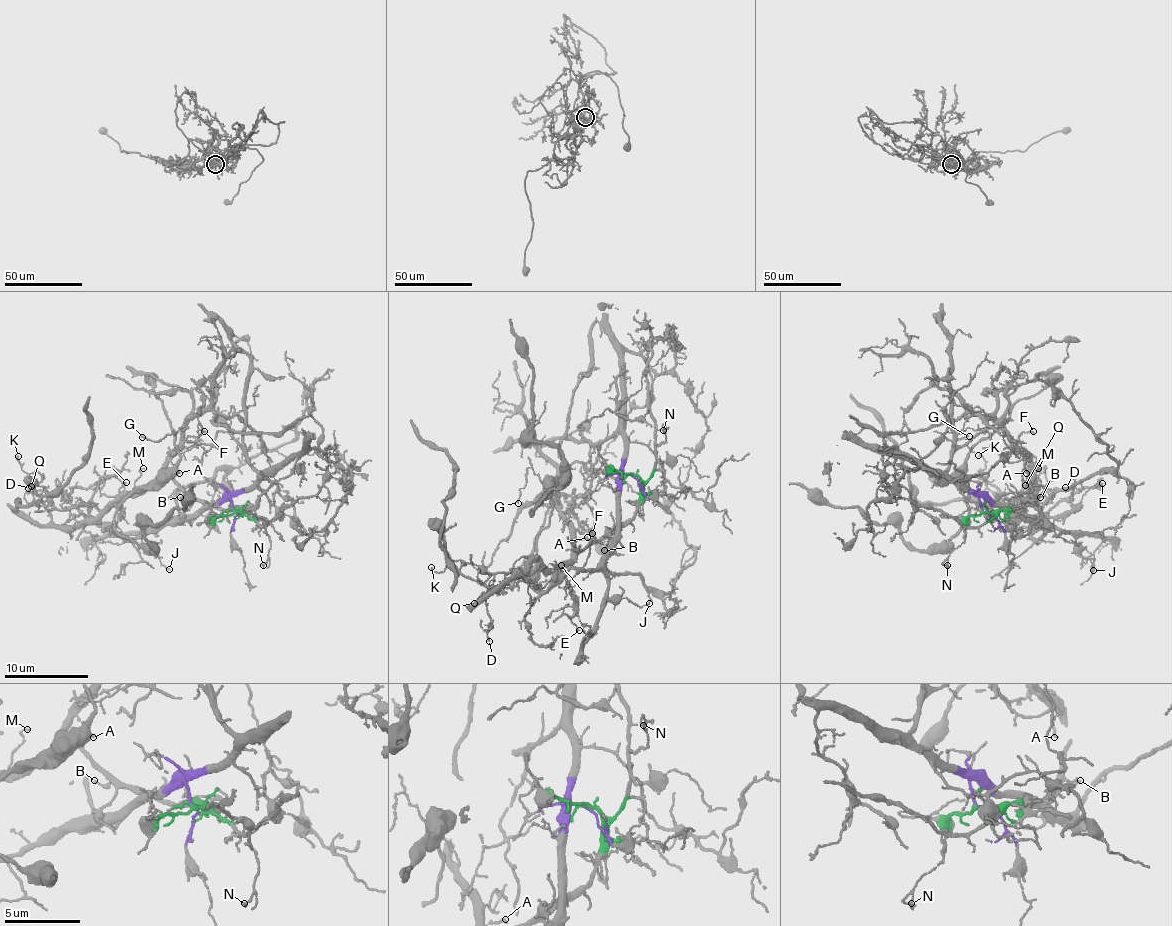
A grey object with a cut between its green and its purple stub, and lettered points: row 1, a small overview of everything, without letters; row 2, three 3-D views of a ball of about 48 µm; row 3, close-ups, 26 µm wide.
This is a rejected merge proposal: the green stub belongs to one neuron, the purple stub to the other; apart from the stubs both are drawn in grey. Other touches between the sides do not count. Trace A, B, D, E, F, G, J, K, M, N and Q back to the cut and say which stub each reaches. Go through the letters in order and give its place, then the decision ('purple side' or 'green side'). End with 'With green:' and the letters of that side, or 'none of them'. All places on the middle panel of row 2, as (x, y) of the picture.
A: place (587, 537); green side
B: place (604, 550); green side
D: place (489, 641); green side
E: place (579, 630); green side
F: place (592, 533); green side
G: place (518, 503); green side
J: place (649, 603); purple side
K: place (431, 567); green side
M: place (561, 565); green side
N: place (663, 430); green side
Q: place (474, 603); green side
With green: A, B, D, E, F, G, K, M, N, Q

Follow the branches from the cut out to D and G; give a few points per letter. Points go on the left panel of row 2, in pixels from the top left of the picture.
D: (234, 511), (158, 475), (97, 515), (58, 526), (29, 487)
G: (234, 511), (240, 509), (204, 505), (166, 473), (189, 427), (160, 440), (142, 436)

